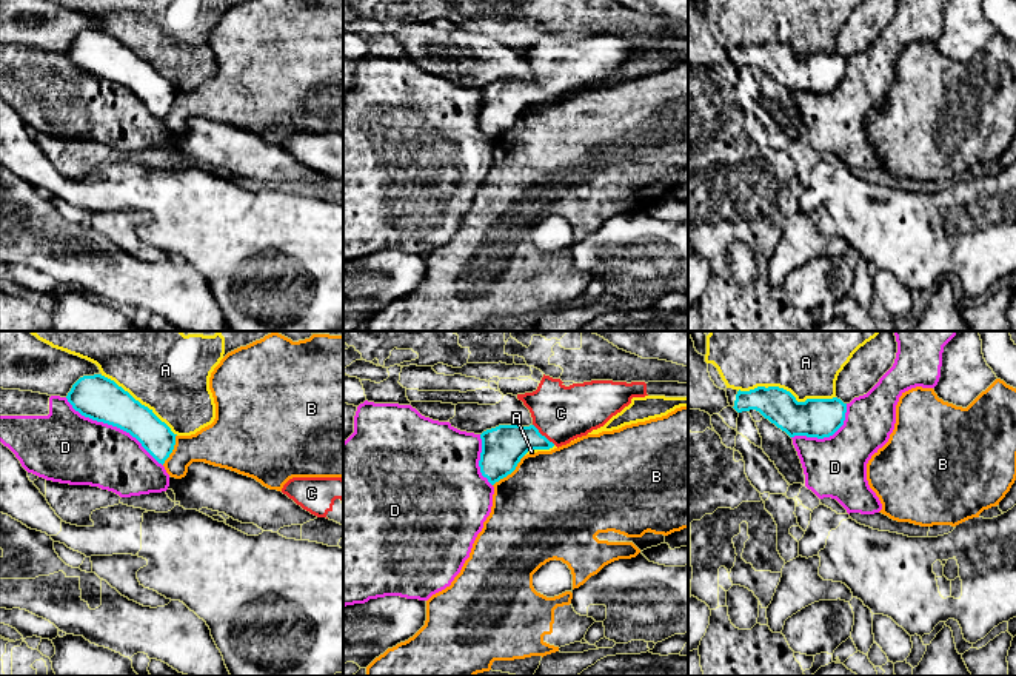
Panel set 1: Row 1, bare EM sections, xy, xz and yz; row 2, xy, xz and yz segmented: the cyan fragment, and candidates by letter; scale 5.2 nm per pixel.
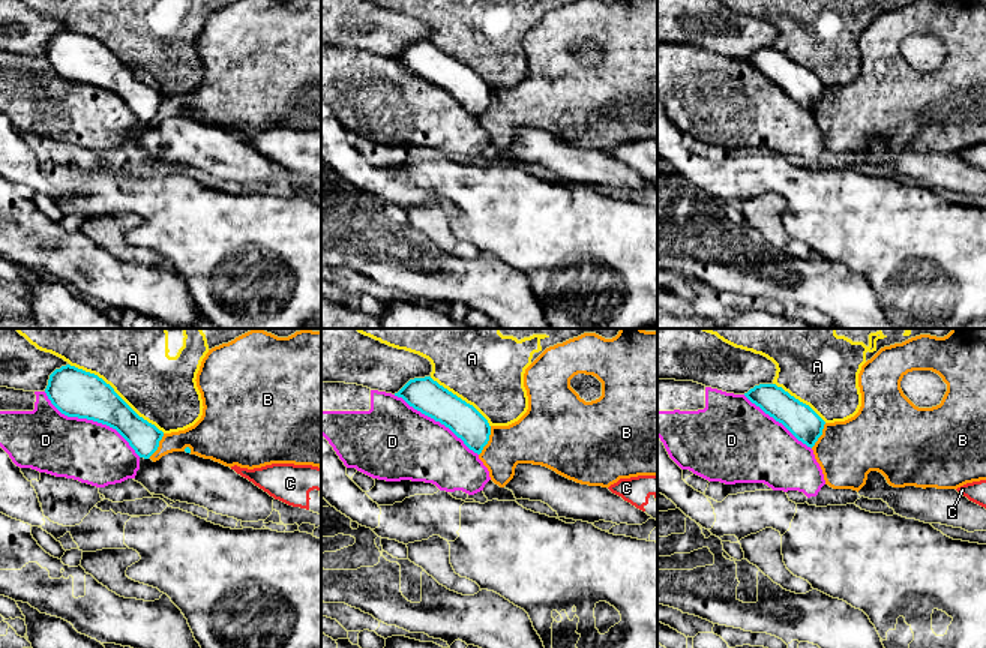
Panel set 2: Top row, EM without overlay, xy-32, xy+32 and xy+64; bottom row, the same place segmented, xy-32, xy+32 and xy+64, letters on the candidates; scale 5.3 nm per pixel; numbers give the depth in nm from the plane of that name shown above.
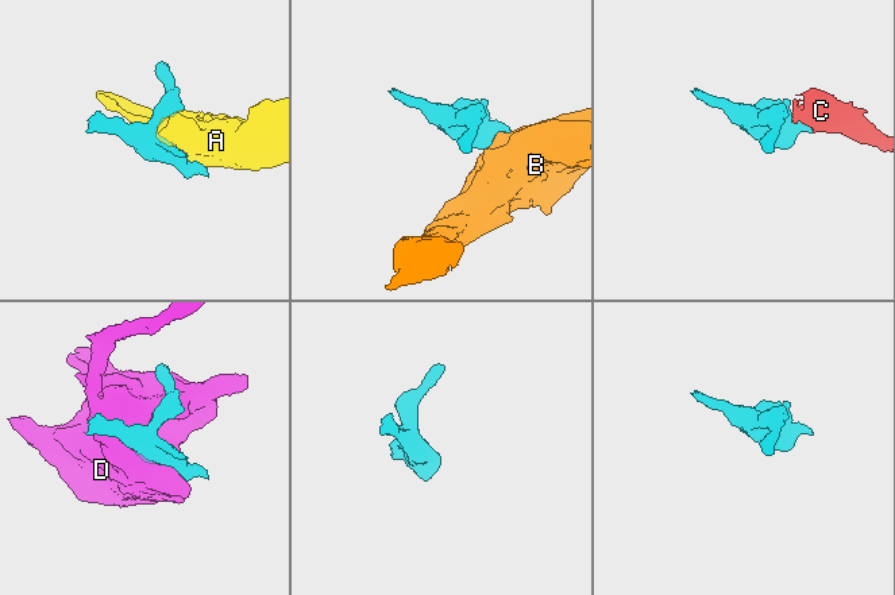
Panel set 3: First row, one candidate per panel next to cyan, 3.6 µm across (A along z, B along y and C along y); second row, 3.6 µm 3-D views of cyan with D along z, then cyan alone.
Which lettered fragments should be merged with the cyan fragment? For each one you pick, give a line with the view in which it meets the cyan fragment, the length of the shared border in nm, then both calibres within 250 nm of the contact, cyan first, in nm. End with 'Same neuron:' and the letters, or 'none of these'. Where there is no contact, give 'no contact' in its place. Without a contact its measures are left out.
C: contact in xz; length 160 nm; calibres 220 and 300 nm
Same neuron: C

